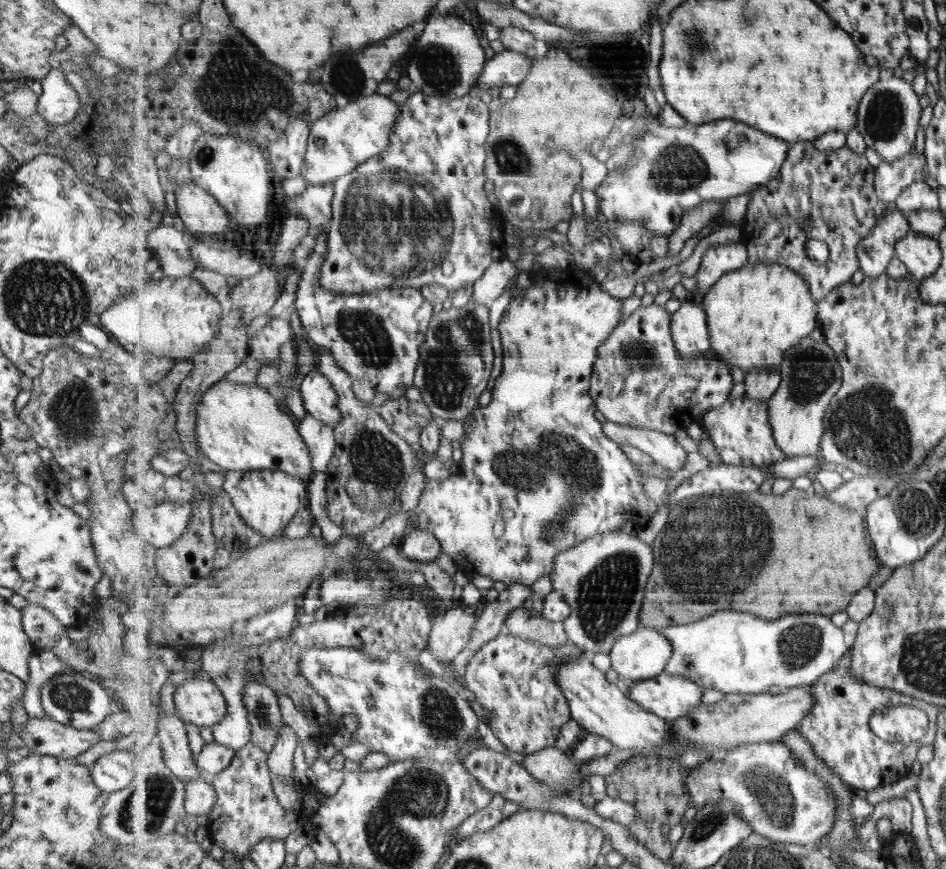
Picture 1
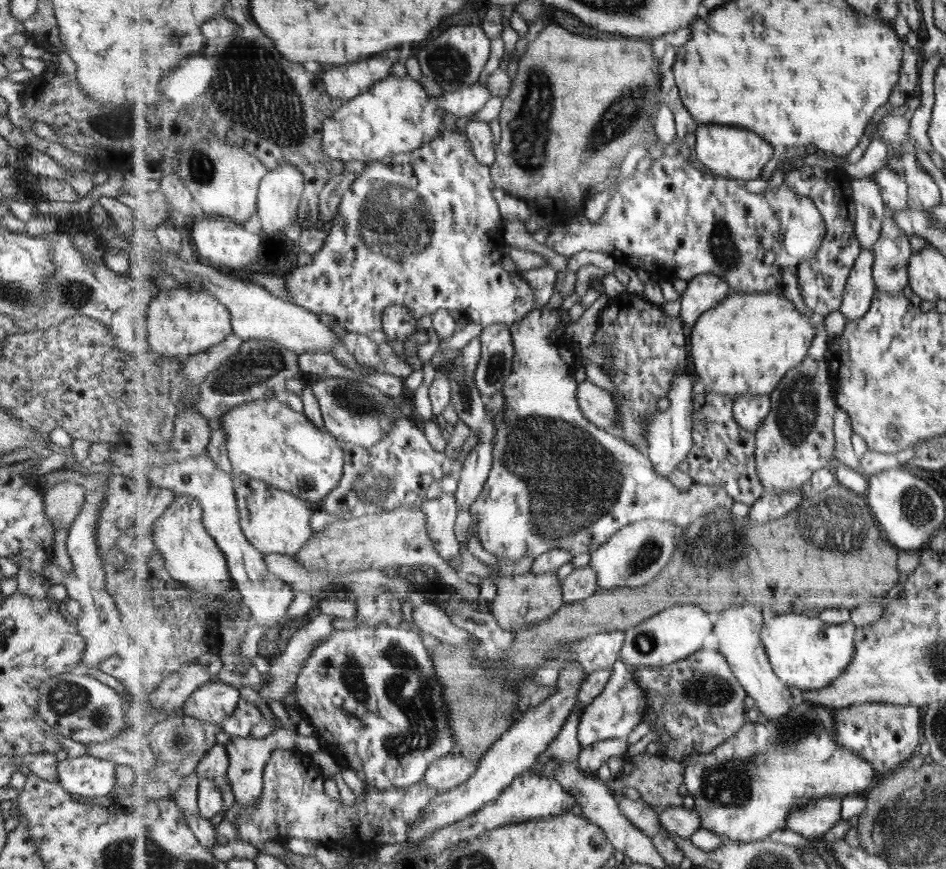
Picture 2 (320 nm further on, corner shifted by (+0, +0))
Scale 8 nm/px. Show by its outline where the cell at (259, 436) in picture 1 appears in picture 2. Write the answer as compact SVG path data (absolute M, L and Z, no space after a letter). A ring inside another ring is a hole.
M270 395L233 407L221 416L221 422L227 437L228 459L234 471L293 492L316 509L339 486L346 464L342 444L329 431L318 428L308 416L287 403Z

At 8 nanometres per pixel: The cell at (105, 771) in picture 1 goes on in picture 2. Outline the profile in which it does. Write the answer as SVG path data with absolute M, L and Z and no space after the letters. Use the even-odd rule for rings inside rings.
M87 754L74 758L67 757L56 762L56 780L69 795L77 796L77 798L105 799L119 780L119 775L114 772L115 766L114 761L101 760Z

